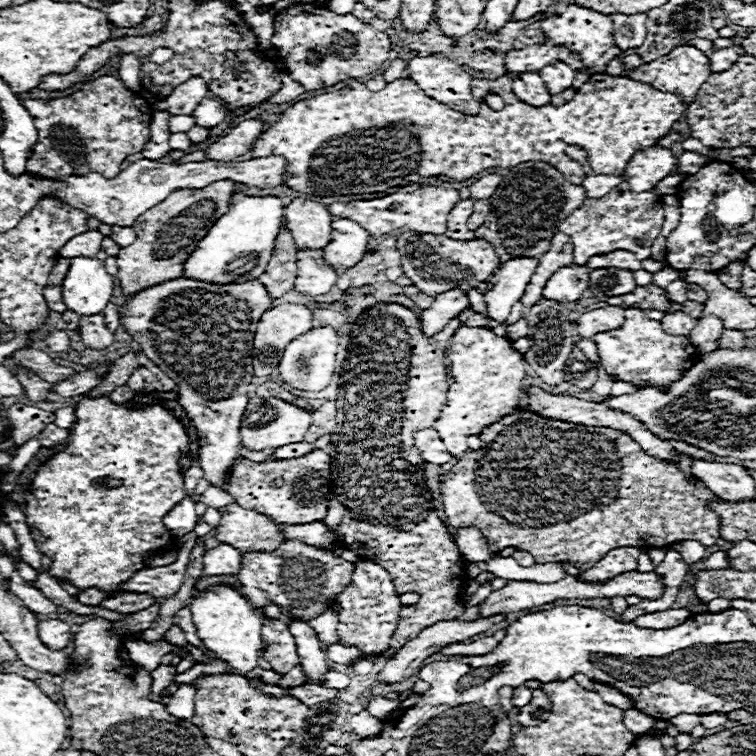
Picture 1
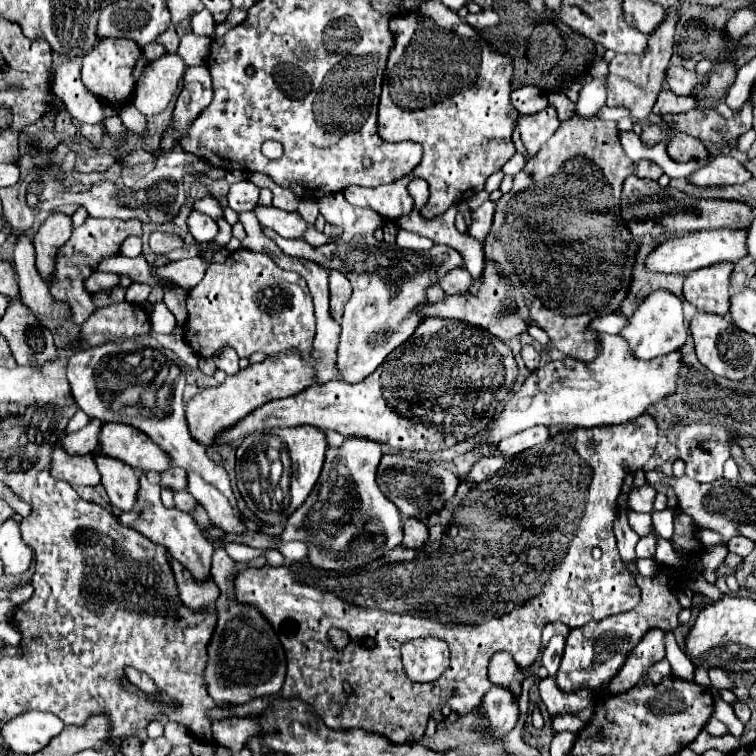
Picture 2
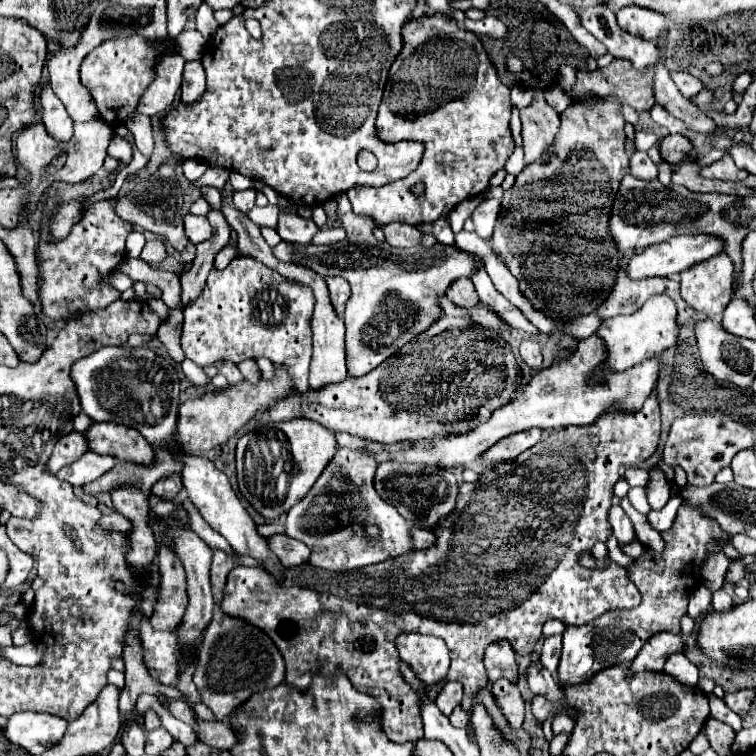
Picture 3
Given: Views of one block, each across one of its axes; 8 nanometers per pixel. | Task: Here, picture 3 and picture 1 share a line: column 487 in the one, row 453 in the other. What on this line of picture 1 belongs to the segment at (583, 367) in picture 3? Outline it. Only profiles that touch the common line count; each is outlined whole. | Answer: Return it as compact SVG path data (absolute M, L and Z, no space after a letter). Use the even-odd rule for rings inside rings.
M424 428L424 430L416 432L414 442L416 442L414 446L422 452L422 458L426 462L442 466L442 464L452 460L450 452L444 448L444 442L440 440L440 436L438 436L438 432L434 428Z

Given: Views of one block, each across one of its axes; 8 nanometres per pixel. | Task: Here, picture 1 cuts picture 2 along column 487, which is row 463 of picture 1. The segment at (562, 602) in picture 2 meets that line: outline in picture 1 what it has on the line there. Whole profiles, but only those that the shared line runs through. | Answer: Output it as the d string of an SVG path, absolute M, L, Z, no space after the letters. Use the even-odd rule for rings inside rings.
M516 410L510 416L504 418L504 422L496 422L496 426L490 426L488 430L484 430L480 434L480 440L484 442L484 448L474 450L470 454L466 454L446 476L444 482L440 486L442 492L442 502L444 502L444 512L448 518L448 524L454 528L468 528L474 526L478 528L484 538L488 540L488 546L492 548L492 552L500 552L506 546L514 546L518 550L526 550L534 556L534 560L538 564L546 564L546 562L574 562L574 564L584 564L586 568L592 568L598 560L602 560L610 550L614 548L622 548L622 546L670 546L674 542L680 540L696 540L704 546L712 546L716 544L716 540L720 538L720 518L716 516L716 512L710 512L708 504L712 500L718 500L718 496L708 490L698 478L692 476L692 460L678 452L674 456L674 462L666 462L654 456L648 456L626 432L614 430L614 428L598 428L598 426L576 426L576 424L568 424L568 422L560 422L560 420L548 420L548 418L540 418L534 412L522 412Z

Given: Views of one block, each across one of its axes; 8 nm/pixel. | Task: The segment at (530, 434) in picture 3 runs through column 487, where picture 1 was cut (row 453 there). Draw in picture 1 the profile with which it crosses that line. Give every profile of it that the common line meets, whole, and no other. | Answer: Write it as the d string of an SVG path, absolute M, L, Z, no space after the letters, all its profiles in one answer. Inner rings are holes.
M456 328L454 336L448 340L446 354L454 384L450 384L448 400L440 412L440 418L434 422L434 428L444 440L448 452L458 456L460 452L468 450L468 436L478 436L484 428L500 422L520 408L526 362L522 354L512 348L508 338L494 334L490 328Z

